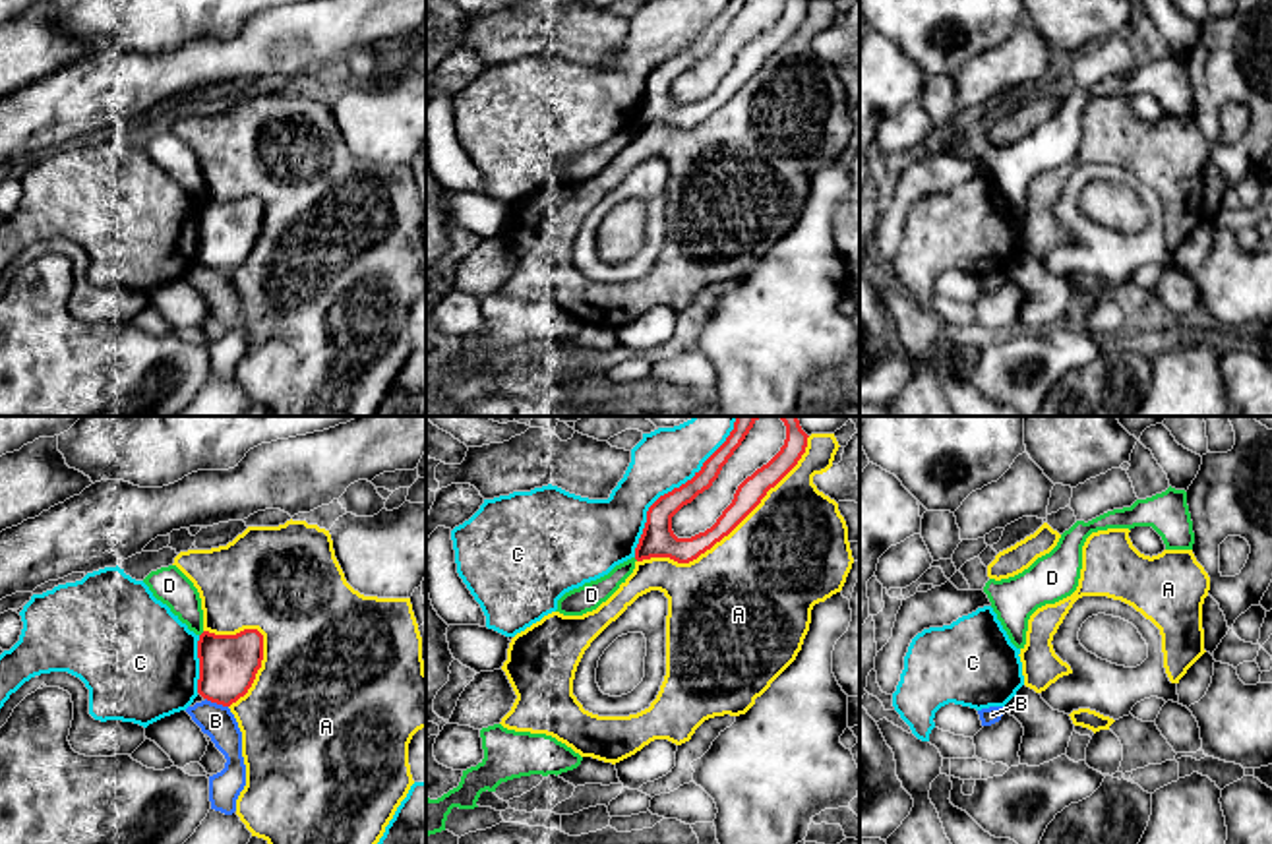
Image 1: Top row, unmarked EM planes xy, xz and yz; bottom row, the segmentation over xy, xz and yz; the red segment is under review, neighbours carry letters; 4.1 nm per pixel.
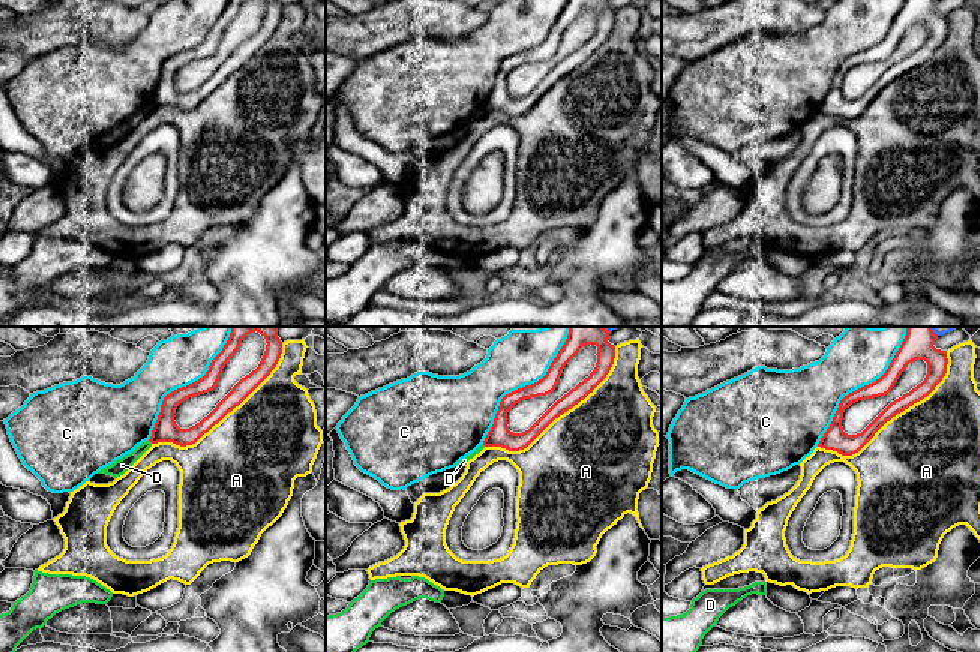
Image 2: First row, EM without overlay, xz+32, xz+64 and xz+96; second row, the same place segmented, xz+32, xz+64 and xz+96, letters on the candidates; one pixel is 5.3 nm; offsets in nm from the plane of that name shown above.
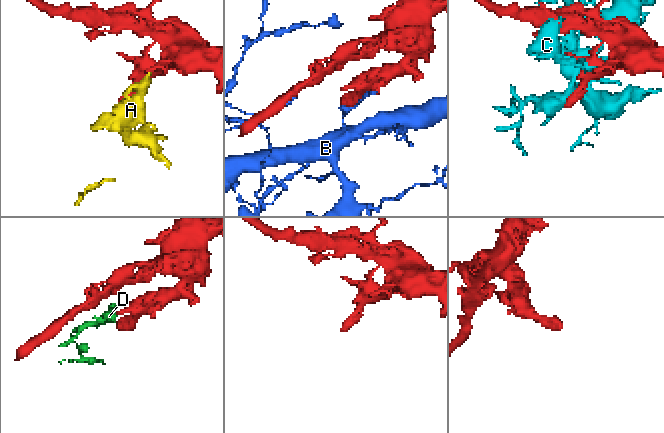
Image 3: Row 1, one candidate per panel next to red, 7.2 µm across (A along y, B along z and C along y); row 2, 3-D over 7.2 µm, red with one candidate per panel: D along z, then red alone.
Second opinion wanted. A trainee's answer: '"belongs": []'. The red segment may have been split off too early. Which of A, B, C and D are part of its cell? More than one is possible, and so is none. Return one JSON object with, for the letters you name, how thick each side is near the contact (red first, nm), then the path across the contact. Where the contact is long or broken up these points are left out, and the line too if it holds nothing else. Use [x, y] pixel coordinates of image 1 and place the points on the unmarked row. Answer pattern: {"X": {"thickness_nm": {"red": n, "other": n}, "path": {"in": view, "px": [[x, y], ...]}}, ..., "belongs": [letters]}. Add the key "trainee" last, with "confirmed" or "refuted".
{"belongs": [], "trainee": "confirmed"}

